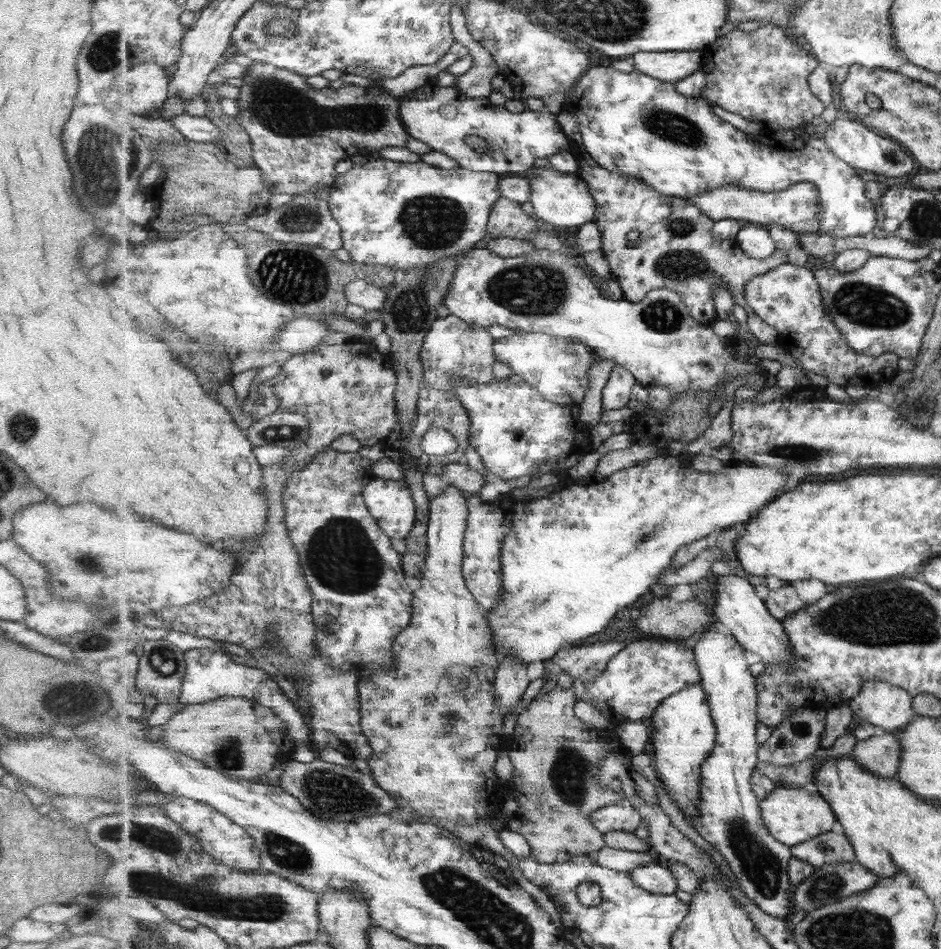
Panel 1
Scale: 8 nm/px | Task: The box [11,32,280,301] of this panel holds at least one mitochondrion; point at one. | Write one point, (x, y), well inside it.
(98, 167)

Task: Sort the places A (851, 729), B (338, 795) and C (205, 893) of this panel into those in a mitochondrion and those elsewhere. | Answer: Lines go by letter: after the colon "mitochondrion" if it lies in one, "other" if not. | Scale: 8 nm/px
A: other
B: mitochondrion
C: mitochondrion

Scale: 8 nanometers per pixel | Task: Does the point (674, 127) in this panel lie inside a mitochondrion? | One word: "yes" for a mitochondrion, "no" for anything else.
yes

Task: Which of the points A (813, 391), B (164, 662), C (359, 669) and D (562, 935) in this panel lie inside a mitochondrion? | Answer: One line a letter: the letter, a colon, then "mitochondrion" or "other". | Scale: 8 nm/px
A: other
B: mitochondrion
C: other
D: other

